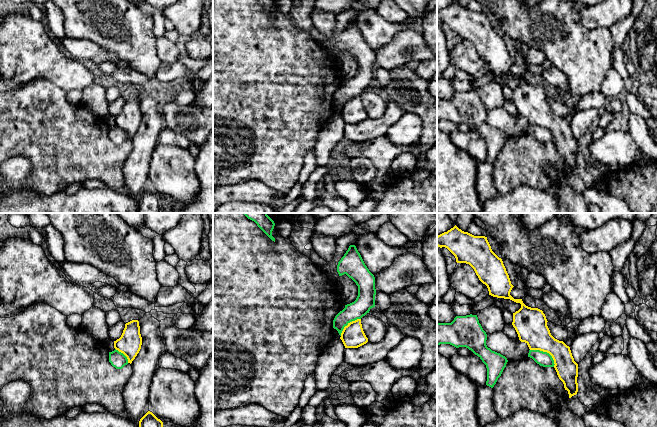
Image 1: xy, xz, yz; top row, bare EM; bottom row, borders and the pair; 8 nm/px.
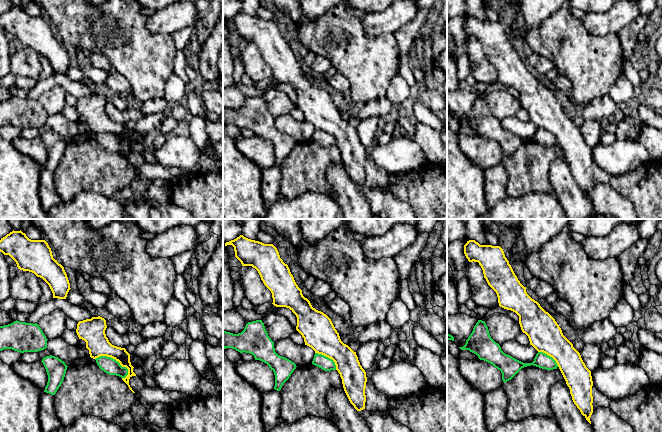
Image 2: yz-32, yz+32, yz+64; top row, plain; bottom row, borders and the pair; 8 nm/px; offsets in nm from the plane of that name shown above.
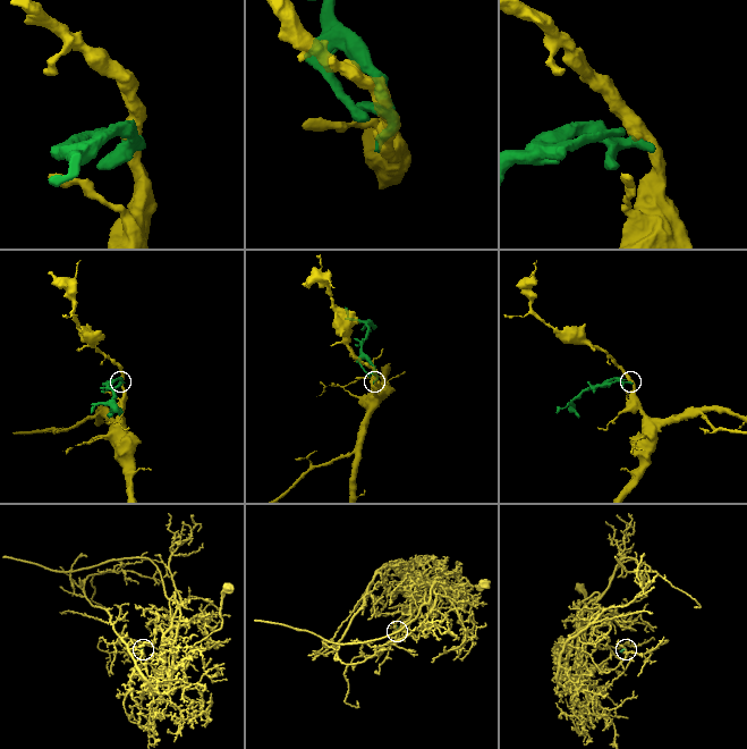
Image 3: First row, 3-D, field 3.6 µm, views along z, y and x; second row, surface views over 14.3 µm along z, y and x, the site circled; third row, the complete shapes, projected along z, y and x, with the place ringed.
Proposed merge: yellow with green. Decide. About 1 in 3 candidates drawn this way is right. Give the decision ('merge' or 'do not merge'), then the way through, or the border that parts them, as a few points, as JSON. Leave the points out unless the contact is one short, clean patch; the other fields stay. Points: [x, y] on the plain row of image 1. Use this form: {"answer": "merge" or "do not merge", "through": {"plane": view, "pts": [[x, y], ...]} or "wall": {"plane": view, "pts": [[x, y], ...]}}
{"answer": "do not merge", "wall": {"plane": "yz", "pts": [[530, 125], [546, 127], [551, 132], [554, 142]]}}

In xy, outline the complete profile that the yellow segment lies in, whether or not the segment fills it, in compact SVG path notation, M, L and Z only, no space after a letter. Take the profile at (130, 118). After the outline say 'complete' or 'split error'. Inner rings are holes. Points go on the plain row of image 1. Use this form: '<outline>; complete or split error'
M138 96L126 99L121 113L114 117L114 124L123 129L130 140L139 129L141 121L142 113Z; complete

